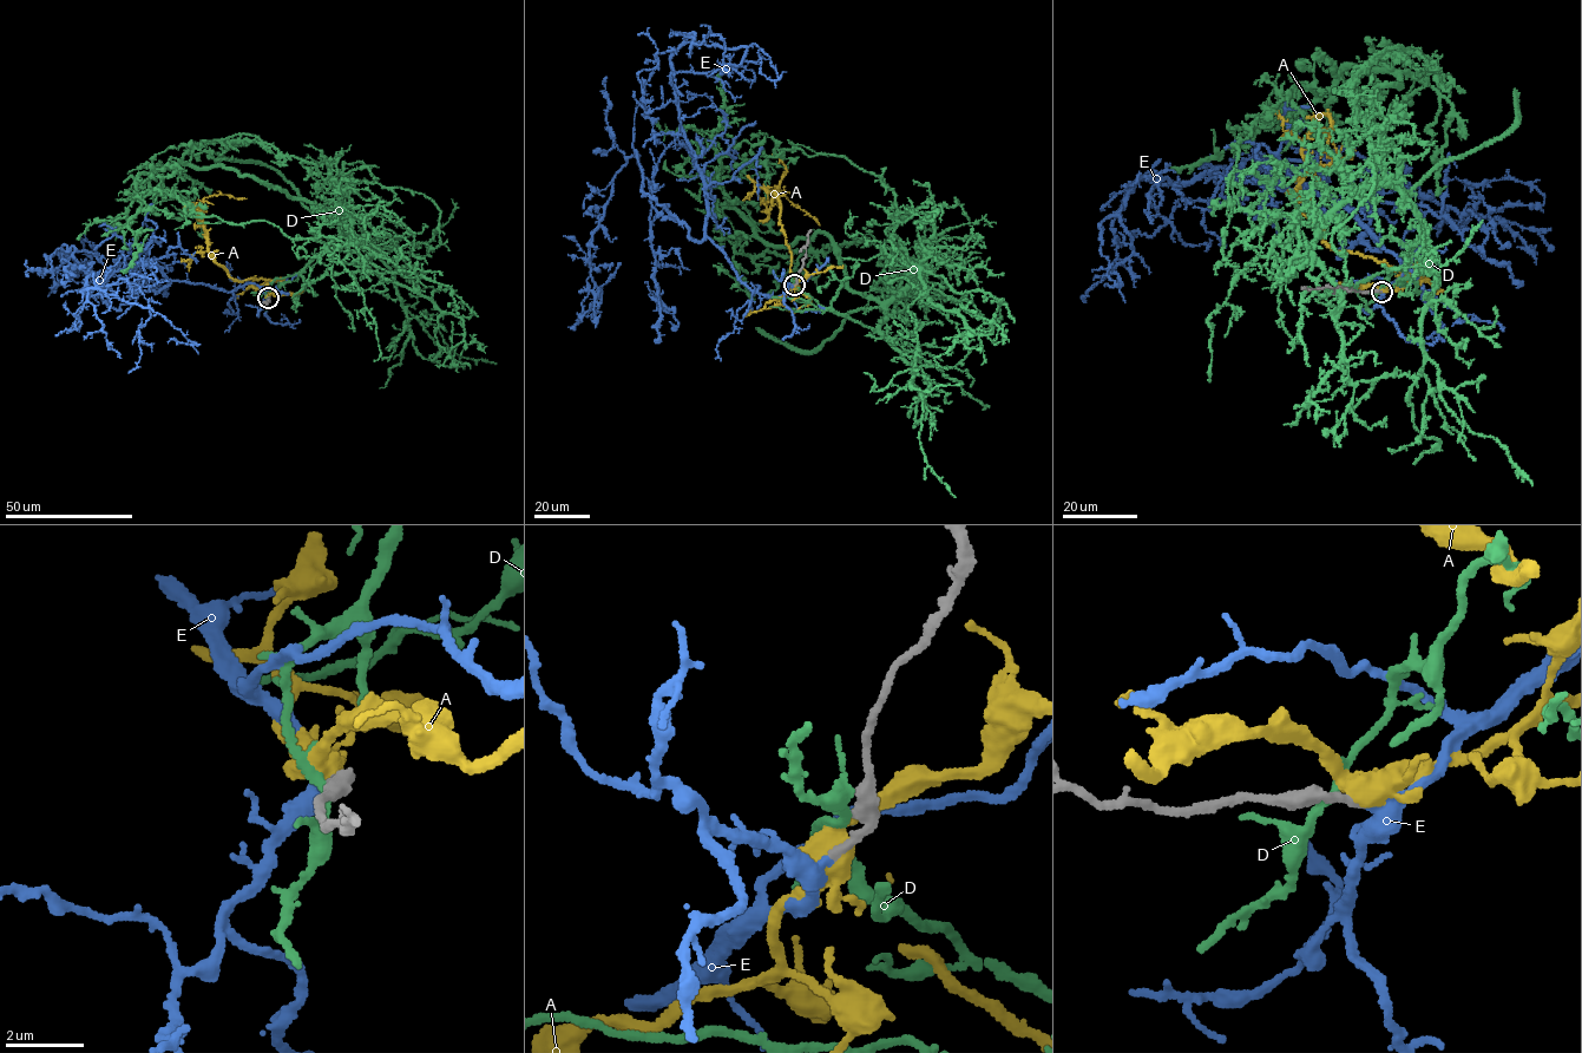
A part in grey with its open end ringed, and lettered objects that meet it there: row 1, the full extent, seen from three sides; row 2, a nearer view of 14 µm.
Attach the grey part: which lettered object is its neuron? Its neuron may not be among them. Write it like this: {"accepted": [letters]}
{"accepted": ["E"]}

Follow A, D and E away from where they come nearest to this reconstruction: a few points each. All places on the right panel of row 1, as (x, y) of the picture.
A: (1380, 290), (1416, 275), (1428, 280), (1332, 249), (1298, 207), (1302, 141), (1314, 117), (1328, 115), (1339, 130)
D: (1377, 290), (1422, 228), (1403, 159), (1357, 100), (1395, 73), (1350, 66), (1246, 146), (1170, 169)
E: (1382, 292), (1415, 269), (1374, 236), (1341, 257), (1323, 150), (1462, 215), (1543, 201), (1464, 180)

